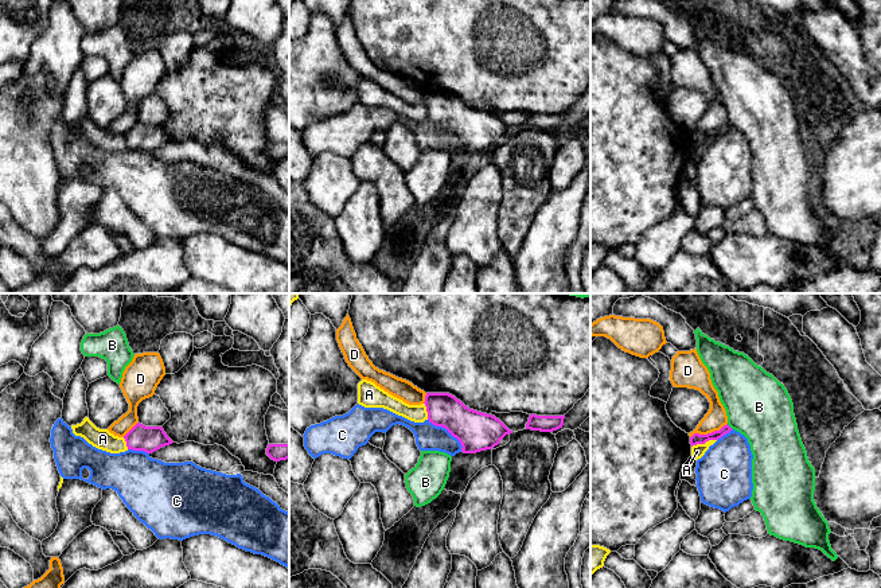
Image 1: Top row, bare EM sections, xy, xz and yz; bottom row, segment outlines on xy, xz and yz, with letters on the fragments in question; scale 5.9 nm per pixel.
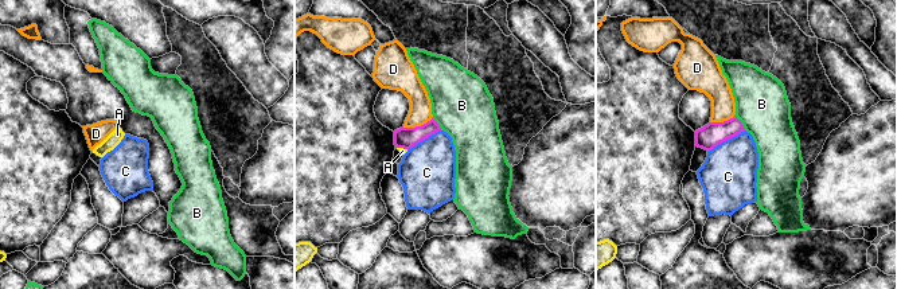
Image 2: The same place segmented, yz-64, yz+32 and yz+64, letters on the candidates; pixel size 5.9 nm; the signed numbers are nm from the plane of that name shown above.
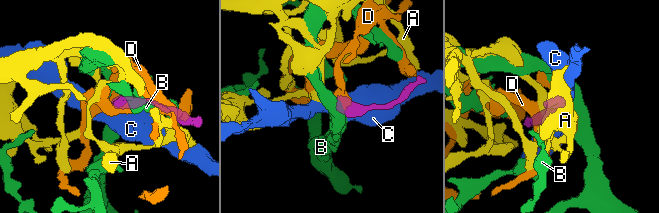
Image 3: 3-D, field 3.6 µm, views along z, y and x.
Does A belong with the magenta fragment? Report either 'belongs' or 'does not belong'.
does not belong

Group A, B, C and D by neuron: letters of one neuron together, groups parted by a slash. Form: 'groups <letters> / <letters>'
groups A / B / C / D

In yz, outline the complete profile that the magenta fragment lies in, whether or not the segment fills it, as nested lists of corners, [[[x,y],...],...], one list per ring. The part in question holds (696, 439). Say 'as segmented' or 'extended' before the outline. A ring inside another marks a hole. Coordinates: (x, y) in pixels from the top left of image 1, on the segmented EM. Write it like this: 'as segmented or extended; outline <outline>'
as segmented; outline [[[726,424],[724,425],[720,431],[714,431],[712,433],[707,435],[699,435],[699,433],[694,433],[690,437],[690,444],[697,445],[697,444],[705,444],[709,440],[718,440],[721,439],[724,435],[729,433],[732,431],[732,428]]]

